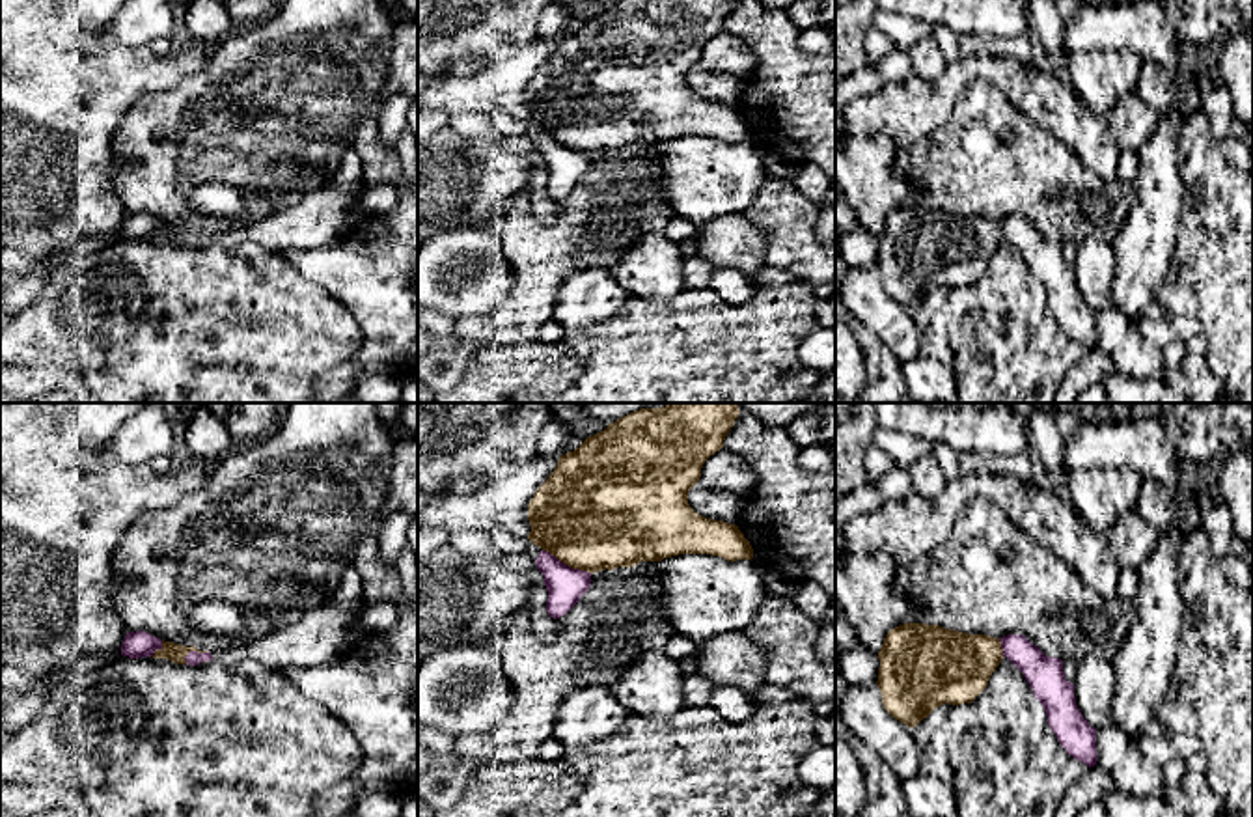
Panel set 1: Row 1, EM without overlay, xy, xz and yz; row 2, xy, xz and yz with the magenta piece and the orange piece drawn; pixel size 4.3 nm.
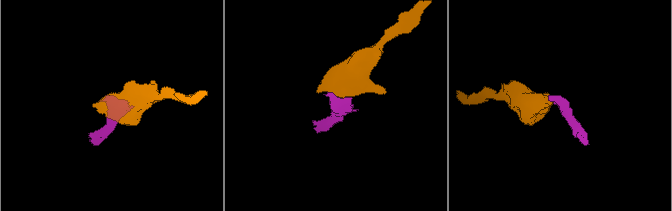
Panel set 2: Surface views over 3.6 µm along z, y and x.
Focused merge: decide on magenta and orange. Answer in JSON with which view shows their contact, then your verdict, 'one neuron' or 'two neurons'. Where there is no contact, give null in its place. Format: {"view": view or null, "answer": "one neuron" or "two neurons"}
{"view": "xz", "answer": "two neurons"}

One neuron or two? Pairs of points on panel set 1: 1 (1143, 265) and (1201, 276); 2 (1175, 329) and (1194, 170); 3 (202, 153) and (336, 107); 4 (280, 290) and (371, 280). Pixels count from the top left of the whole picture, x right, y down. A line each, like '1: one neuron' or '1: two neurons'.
1: two neurons
2: two neurons
3: one neuron
4: two neurons

